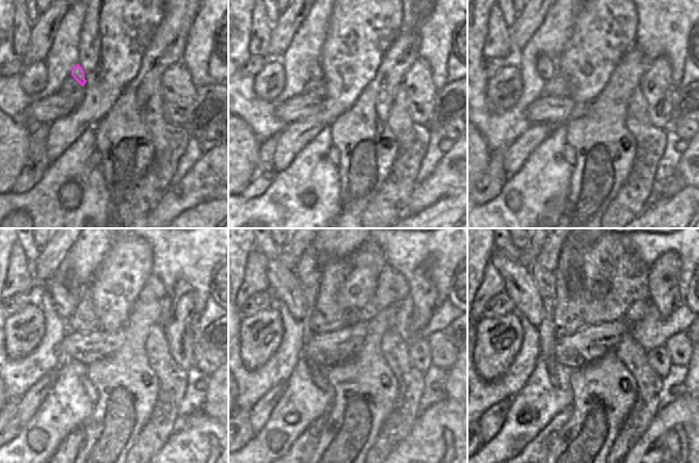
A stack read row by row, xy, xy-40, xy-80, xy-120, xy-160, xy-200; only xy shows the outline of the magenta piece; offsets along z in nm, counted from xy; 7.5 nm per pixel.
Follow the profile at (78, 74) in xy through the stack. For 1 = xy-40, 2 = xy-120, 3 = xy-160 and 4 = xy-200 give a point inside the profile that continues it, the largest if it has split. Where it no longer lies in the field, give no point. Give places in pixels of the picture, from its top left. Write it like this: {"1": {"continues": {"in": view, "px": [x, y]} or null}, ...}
{"1": {"continues": {"in": "xy-40", "px": [316, 73]}}, "2": {"continues": {"in": "xy-120", "px": [65, 302]}}, "3": {"continues": {"in": "xy-160", "px": [284, 286]}}, "4": {"continues": {"in": "xy-200", "px": [519, 284]}}}

